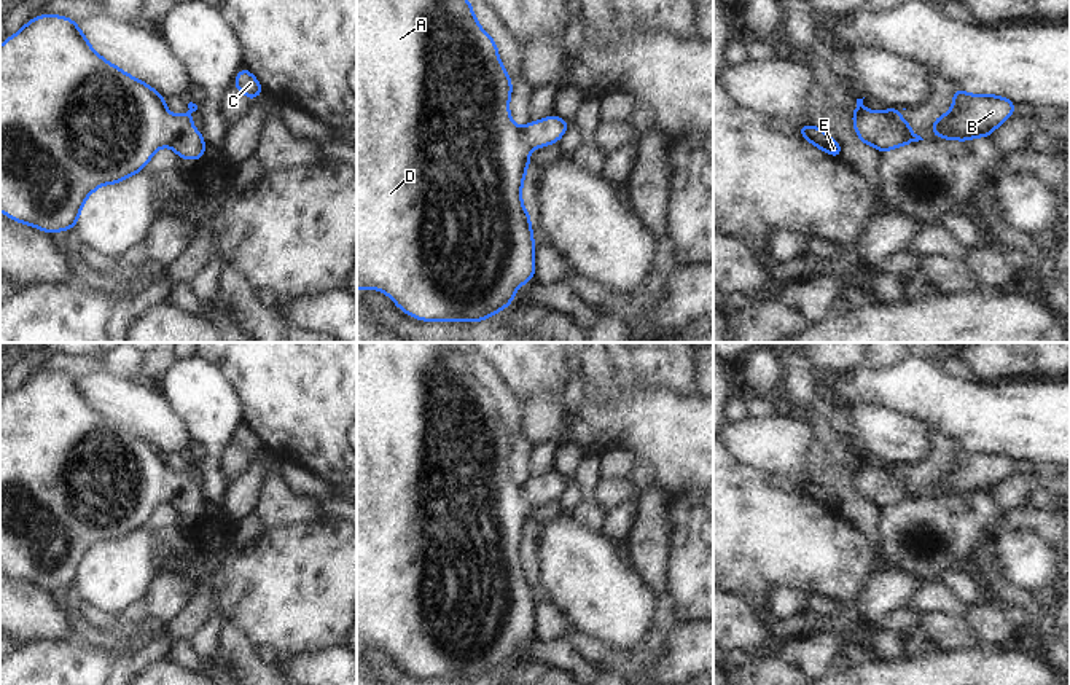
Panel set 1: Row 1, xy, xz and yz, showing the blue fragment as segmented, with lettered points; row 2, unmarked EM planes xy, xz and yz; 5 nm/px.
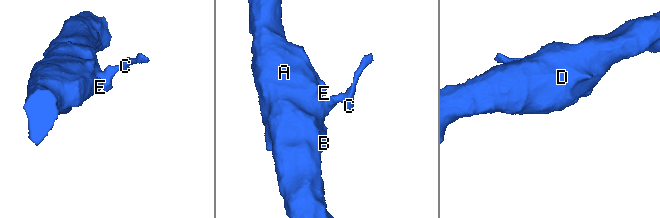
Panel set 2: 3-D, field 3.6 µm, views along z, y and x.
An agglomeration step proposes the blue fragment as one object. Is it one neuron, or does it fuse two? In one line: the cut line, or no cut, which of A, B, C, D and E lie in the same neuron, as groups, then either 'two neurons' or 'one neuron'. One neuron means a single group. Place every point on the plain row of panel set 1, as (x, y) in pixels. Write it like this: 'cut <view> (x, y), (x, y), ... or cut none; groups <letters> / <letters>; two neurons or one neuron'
cut none; groups A B C D E; one neuron

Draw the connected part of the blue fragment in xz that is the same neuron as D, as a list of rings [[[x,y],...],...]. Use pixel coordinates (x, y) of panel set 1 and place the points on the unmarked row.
[[[357,342],[357,647],[366,648],[376,645],[385,650],[398,666],[420,679],[482,679],[505,667],[516,653],[516,647],[535,636],[535,588],[530,583],[532,572],[522,561],[522,540],[530,523],[530,507],[559,500],[568,487],[570,480],[559,472],[549,472],[538,478],[529,478],[524,484],[517,484],[510,472],[510,454],[513,451],[513,438],[505,427],[497,398],[479,382],[471,358],[451,342]]]

